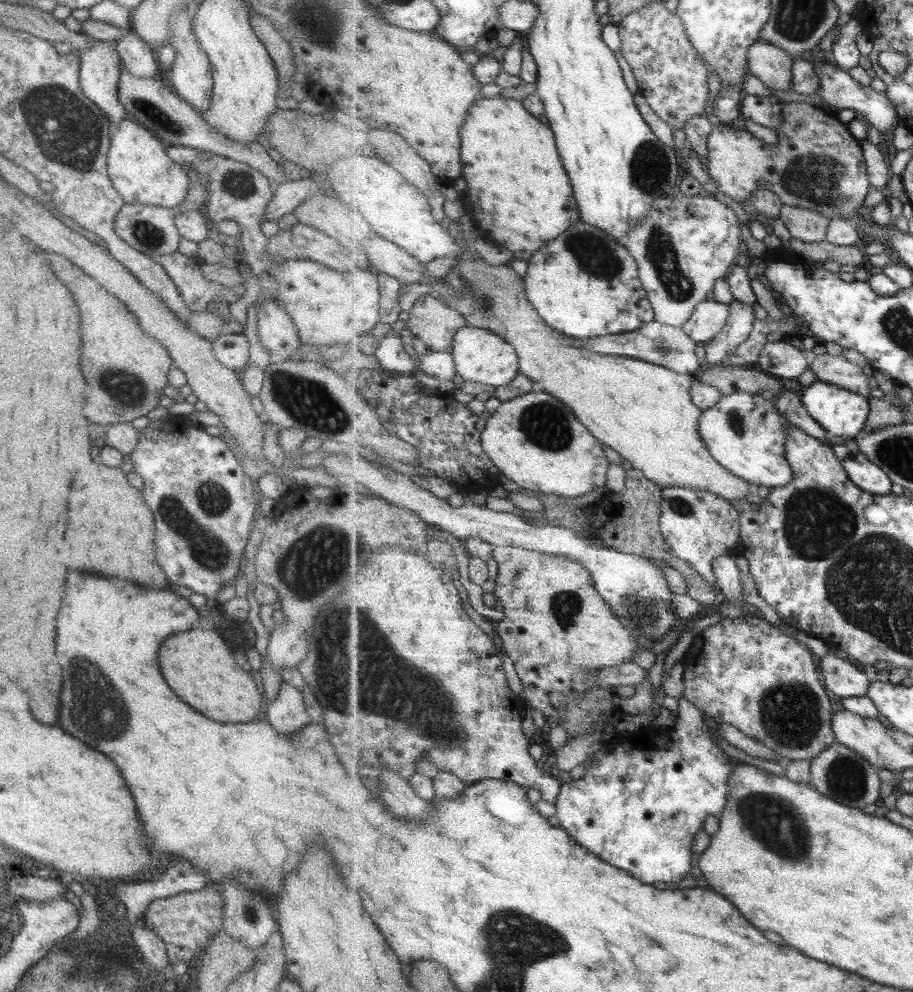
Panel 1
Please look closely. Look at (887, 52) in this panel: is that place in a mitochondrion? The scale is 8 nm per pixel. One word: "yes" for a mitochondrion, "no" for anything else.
no

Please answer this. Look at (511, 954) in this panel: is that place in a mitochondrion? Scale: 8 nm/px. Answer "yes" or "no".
yes

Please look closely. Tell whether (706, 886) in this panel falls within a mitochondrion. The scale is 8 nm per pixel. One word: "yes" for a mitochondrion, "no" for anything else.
no

